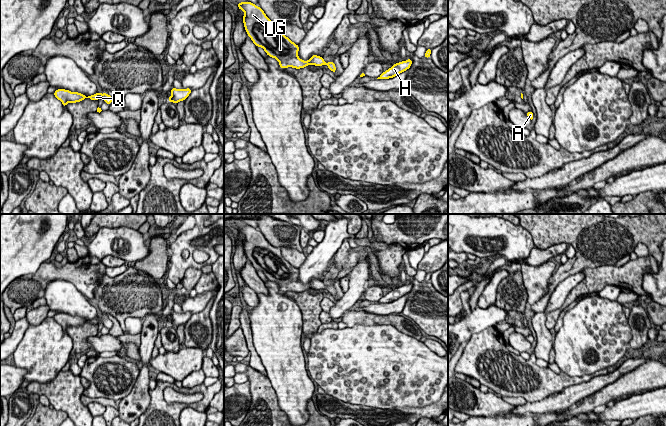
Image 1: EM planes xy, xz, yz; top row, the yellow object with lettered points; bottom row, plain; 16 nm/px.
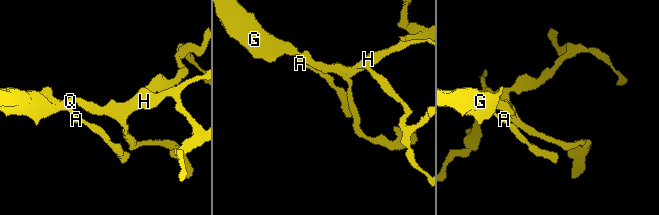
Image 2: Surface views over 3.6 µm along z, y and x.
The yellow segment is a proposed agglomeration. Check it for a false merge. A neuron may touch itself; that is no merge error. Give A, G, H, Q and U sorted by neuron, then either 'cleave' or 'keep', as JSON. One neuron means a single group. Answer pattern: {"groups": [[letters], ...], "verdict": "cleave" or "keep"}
{"groups": [["A", "G", "H", "Q", "U"]], "verdict": "keep"}

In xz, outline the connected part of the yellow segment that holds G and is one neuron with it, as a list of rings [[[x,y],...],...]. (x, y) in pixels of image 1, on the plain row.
[[[251,226],[237,227],[238,232],[244,235],[243,248],[247,259],[256,271],[264,273],[266,278],[279,286],[280,292],[301,293],[310,288],[315,290],[327,289],[335,297],[334,285],[326,287],[323,281],[312,279],[307,285],[298,281],[299,270],[286,261],[281,249],[273,247],[256,228]]]

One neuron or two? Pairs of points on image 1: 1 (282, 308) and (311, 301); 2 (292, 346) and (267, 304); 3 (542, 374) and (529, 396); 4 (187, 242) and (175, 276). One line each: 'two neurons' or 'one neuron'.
1: two neurons
2: one neuron
3: one neuron
4: one neuron

